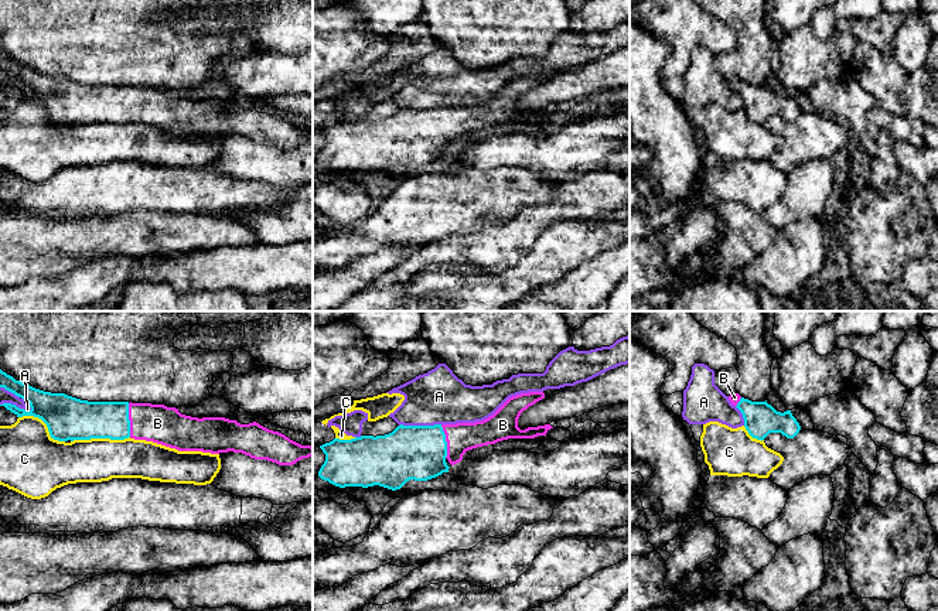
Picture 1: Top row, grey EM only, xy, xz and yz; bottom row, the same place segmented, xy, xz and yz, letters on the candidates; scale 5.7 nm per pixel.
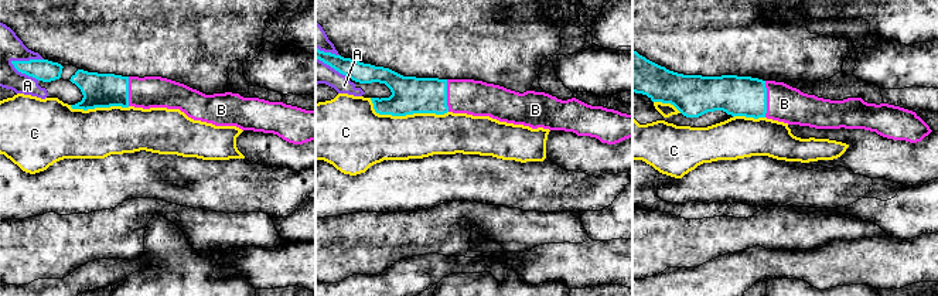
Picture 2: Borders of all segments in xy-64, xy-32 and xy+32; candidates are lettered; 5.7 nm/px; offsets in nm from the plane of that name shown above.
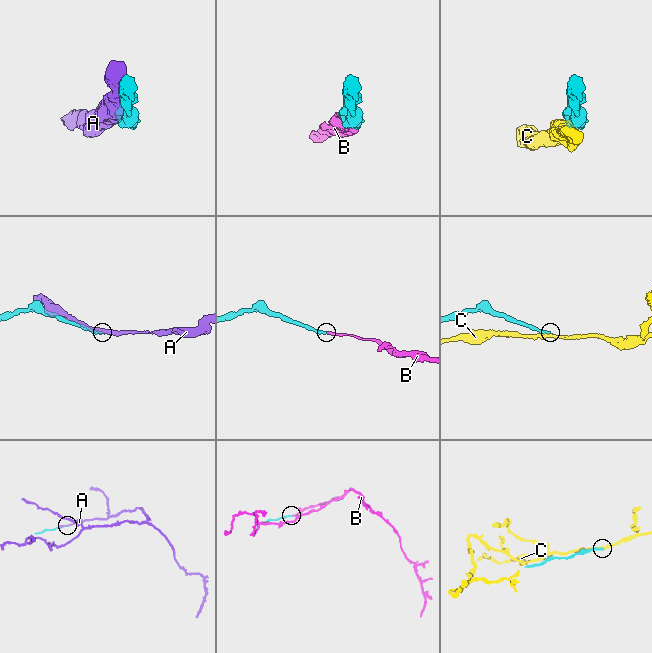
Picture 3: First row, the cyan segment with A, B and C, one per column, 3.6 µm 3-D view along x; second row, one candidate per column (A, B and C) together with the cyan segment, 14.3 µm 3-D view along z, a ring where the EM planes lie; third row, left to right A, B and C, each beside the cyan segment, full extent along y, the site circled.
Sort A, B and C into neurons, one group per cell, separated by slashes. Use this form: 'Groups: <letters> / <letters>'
Groups: A / B / C

